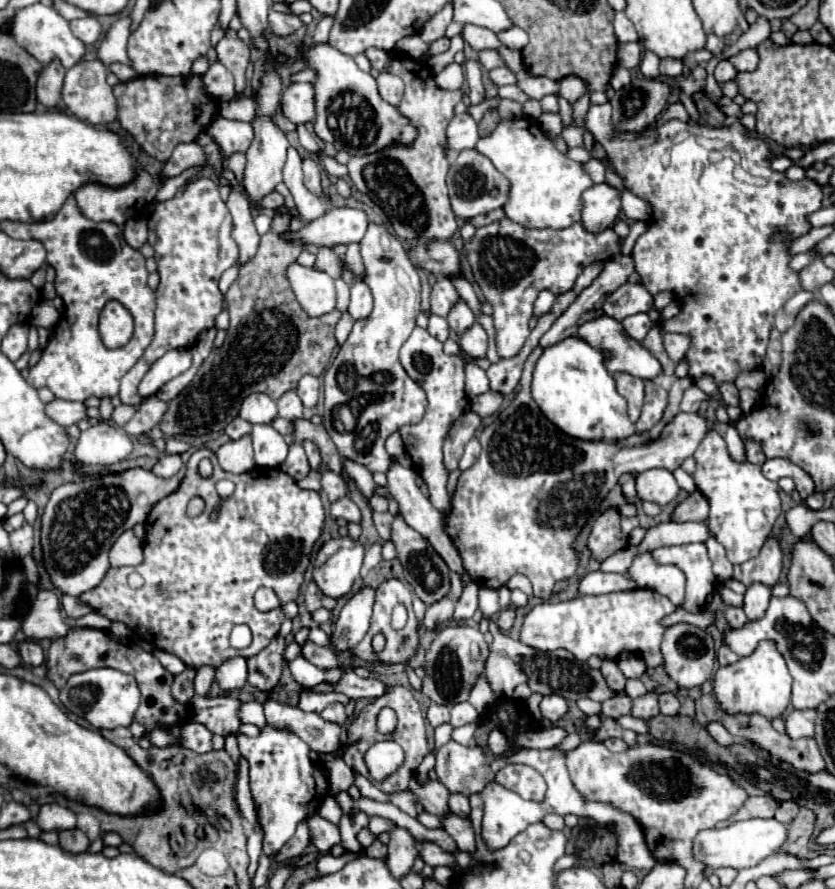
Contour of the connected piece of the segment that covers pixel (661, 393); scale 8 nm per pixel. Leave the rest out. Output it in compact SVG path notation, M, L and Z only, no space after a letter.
M647 381L645 383L645 405L643 405L643 413L639 417L639 421L635 423L635 429L639 433L649 431L655 423L661 421L665 409L667 409L667 399L669 393L655 381Z

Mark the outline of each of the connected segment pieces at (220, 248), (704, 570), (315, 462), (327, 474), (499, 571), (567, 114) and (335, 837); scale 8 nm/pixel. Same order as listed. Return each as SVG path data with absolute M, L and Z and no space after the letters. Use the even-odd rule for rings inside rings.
M207 177L189 181L181 193L159 203L157 211L153 209L149 217L149 243L155 249L157 273L161 277L157 287L155 337L139 363L121 379L121 403L139 405L137 385L153 361L171 349L193 347L199 333L215 327L217 315L225 309L225 295L219 291L219 277L225 269L237 263L239 255L231 231L231 213L219 197L217 183Z
M689 543L679 547L661 547L653 551L657 563L677 565L687 577L685 603L683 609L691 613L699 613L705 597L715 591L717 577L711 571L711 561L707 557L707 549L703 543Z
M303 441L303 449L307 453L307 459L309 459L309 467L311 469L319 469L321 467L321 455L319 455L319 449L313 441Z
M323 471L323 475L321 475L321 487L327 493L329 501L335 501L335 499L339 499L339 497L345 495L345 483L343 483L341 475L335 473L335 471Z
M535 347L531 351L523 367L521 391L517 393L513 403L507 409L503 409L491 425L483 429L479 437L483 451L479 459L467 471L461 473L457 491L451 499L451 511L447 515L447 533L463 559L465 571L475 583L479 583L479 587L499 589L501 585L507 583L511 575L523 573L531 579L535 597L549 599L553 593L553 585L557 581L575 575L577 553L573 549L573 541L579 529L599 509L599 503L613 489L619 477L623 473L641 473L655 467L675 471L687 457L695 453L705 433L709 431L709 423L699 413L677 413L673 421L665 425L661 437L655 439L653 443L649 443L647 437L639 433L617 443L583 441L569 437L541 413L541 409L531 397L529 391L531 373L541 353L543 353L541 347Z
M559 95L559 115L561 115L561 121L565 127L569 127L573 123L573 109L571 109L571 103L567 99L563 99Z
M313 815L307 819L311 837L313 837L313 847L317 847L321 853L327 853L335 843L341 841L339 837L339 827L333 825L331 821L323 819L321 815Z

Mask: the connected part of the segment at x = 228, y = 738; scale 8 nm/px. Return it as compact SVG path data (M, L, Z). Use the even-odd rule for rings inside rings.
M227 733L225 735L225 751L231 755L231 759L235 761L235 769L239 773L239 747L237 747L237 733Z

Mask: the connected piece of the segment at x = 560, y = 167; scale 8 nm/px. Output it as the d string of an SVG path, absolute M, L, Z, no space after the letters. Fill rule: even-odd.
M529 117L501 119L489 135L479 139L475 149L489 157L497 171L501 171L511 181L509 201L503 207L511 221L535 229L565 229L567 225L581 221L581 193L589 189L593 181L579 163L557 151L553 139L539 129L537 121ZM531 129L535 129L535 133Z

